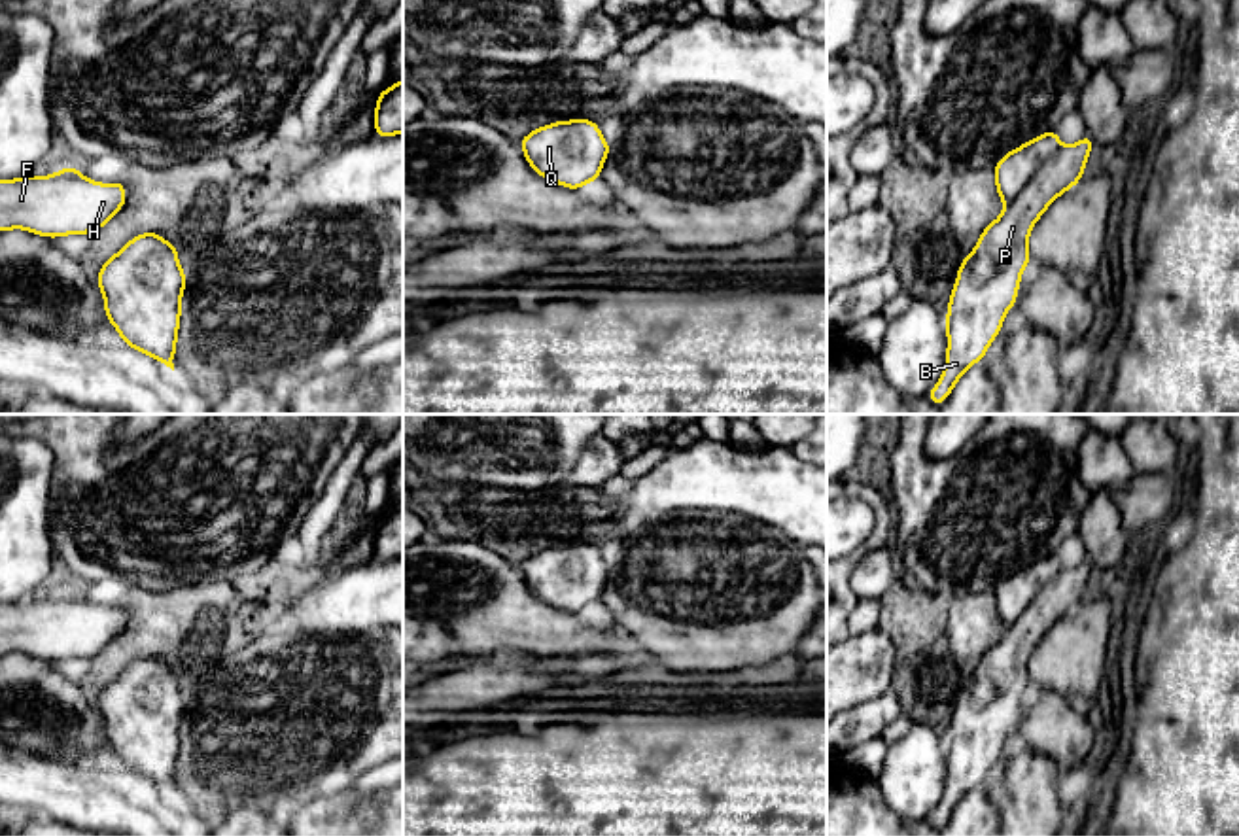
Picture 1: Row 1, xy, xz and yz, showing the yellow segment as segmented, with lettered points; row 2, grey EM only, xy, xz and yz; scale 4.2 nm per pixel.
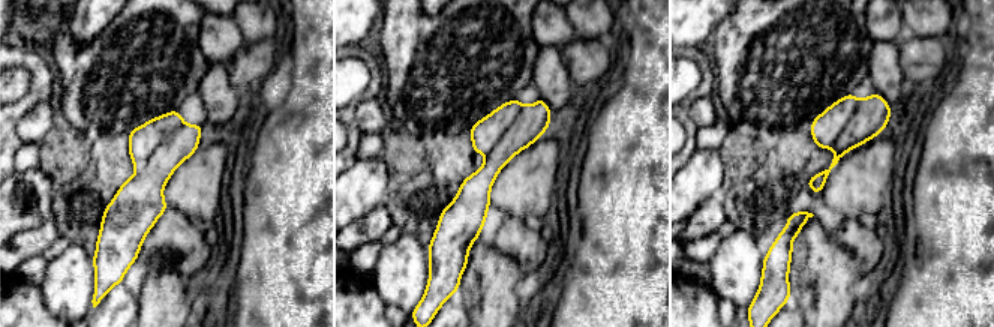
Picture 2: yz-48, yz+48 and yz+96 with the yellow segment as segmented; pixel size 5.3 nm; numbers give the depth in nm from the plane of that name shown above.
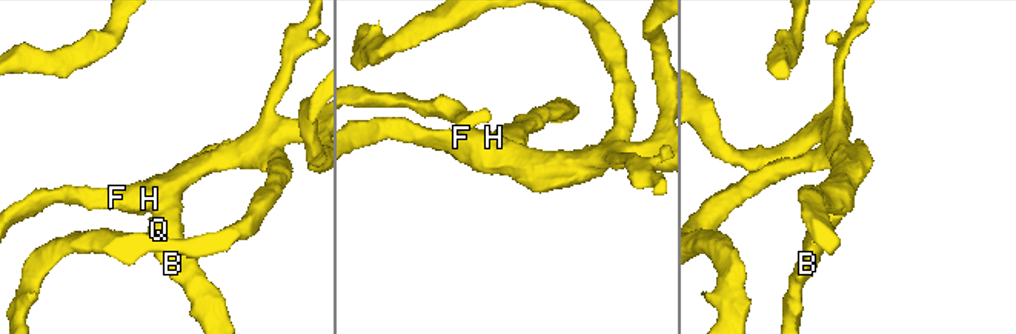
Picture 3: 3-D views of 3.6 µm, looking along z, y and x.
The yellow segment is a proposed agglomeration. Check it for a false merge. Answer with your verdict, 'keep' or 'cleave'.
keep

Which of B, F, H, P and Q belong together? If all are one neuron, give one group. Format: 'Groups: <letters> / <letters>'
Groups: B F H P Q

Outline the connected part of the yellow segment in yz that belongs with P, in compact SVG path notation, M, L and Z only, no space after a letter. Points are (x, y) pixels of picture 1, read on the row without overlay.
M1050 554L1008 575L995 586L995 609L1004 634L982 654L974 673L963 681L957 694L946 738L946 789L940 804L927 819L931 827L940 830L965 794L984 785L1006 736L1016 728L1021 696L1033 683L1027 670L1033 649L1059 618L1082 603L1091 573L1093 564L1090 556L1078 567L1063 569L1057 554Z

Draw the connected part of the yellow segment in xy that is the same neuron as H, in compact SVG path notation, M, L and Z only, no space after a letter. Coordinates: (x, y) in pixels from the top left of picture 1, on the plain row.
M76 588L49 600L26 598L17 603L0 603L0 656L25 653L38 660L93 658L104 651L127 626L121 603L106 609L79 598Z

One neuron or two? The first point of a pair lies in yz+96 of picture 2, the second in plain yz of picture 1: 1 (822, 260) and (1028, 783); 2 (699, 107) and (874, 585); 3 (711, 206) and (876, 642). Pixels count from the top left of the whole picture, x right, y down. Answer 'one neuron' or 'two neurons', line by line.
1: one neuron
2: one neuron
3: two neurons

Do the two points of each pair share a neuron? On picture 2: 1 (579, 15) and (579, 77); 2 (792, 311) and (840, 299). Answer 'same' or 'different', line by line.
1: same
2: different

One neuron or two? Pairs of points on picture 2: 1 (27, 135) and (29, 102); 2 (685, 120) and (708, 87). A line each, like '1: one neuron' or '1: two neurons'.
1: two neurons
2: one neuron

